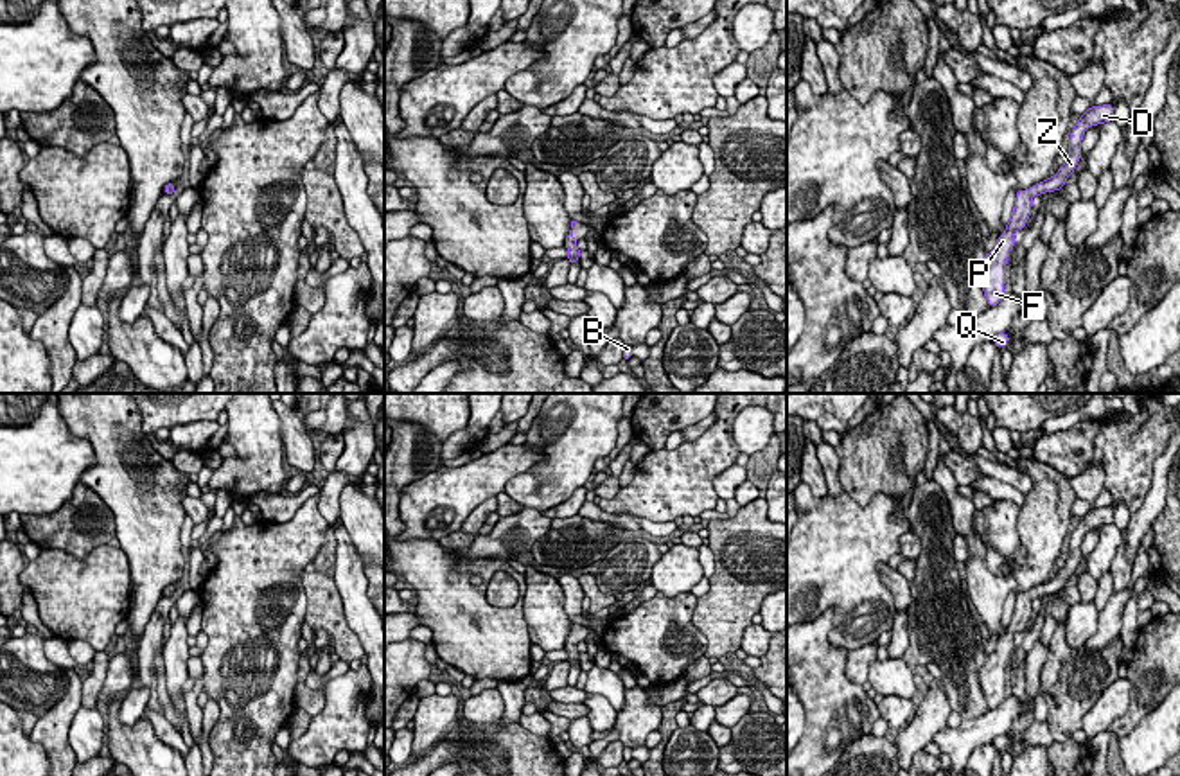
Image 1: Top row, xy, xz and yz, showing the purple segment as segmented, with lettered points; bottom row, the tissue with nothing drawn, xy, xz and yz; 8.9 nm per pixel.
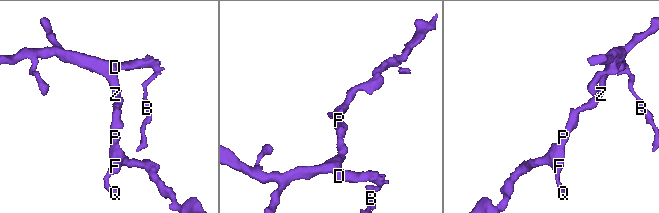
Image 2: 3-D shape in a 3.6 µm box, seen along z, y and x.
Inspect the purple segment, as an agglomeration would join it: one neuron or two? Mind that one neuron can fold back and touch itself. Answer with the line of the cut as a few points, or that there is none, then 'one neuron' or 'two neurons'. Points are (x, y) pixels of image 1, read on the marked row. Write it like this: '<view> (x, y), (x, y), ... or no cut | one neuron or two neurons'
no cut | one neuron

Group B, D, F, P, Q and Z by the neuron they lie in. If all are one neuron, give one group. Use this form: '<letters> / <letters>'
B D F P Q Z

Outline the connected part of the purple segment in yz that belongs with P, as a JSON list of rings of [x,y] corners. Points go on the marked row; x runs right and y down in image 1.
[[[1092,106],[1083,115],[1079,115],[1079,122],[1070,131],[1069,138],[1069,156],[1065,158],[1065,165],[1058,169],[1052,178],[1040,181],[1026,190],[1017,190],[1015,207],[1006,225],[1006,232],[999,235],[995,248],[984,255],[984,262],[979,266],[979,280],[988,300],[988,305],[993,307],[1004,298],[1004,284],[1006,284],[1006,264],[1008,255],[1015,246],[1015,232],[1022,230],[1031,216],[1031,201],[1038,194],[1056,192],[1060,190],[1067,178],[1074,172],[1079,158],[1081,158],[1081,138],[1085,131],[1092,126],[1112,122],[1114,120],[1114,106]]]

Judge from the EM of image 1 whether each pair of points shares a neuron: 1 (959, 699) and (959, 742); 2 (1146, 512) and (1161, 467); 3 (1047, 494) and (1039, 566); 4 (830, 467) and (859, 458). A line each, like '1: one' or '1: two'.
1: two
2: one
3: one
4: two

